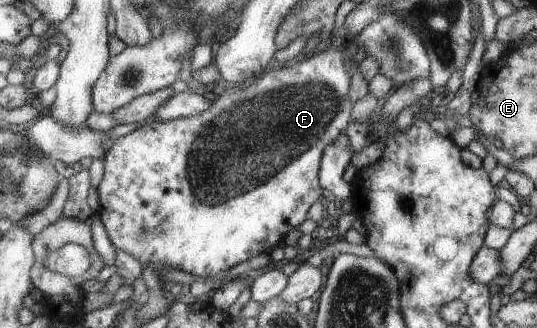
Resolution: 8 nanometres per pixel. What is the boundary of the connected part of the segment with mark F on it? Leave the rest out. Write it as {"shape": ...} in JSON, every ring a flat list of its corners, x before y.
{"shape":[[333,44,320,54,308,55,302,52,292,62,274,66,256,79,251,79,244,86,228,86,221,97,213,98,213,105,197,117,184,117,169,121,148,120,134,132,120,137,103,158,103,177,96,189,99,196,99,218,104,223,107,233,118,249,135,256,144,267,153,265,159,276,164,268,176,268,197,277,208,277,222,270,234,268,236,264,250,260,260,254,268,254,280,246,296,226,308,219,308,212,318,196,326,196,320,180,321,163,328,146,347,132,352,122,354,106,350,104,350,72,346,70,344,56]]}

